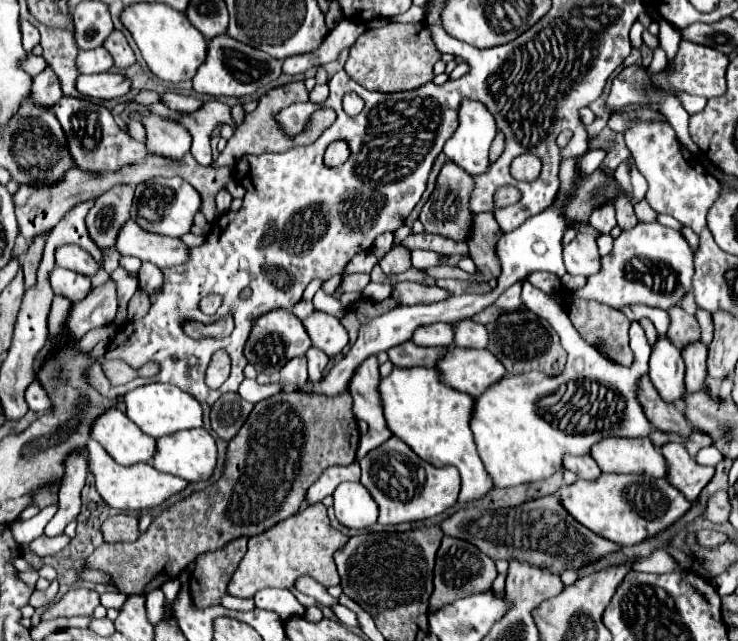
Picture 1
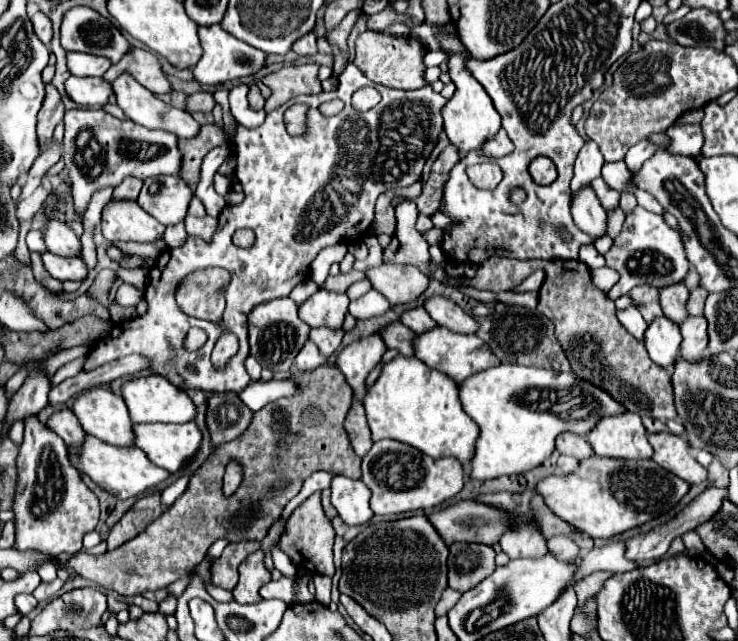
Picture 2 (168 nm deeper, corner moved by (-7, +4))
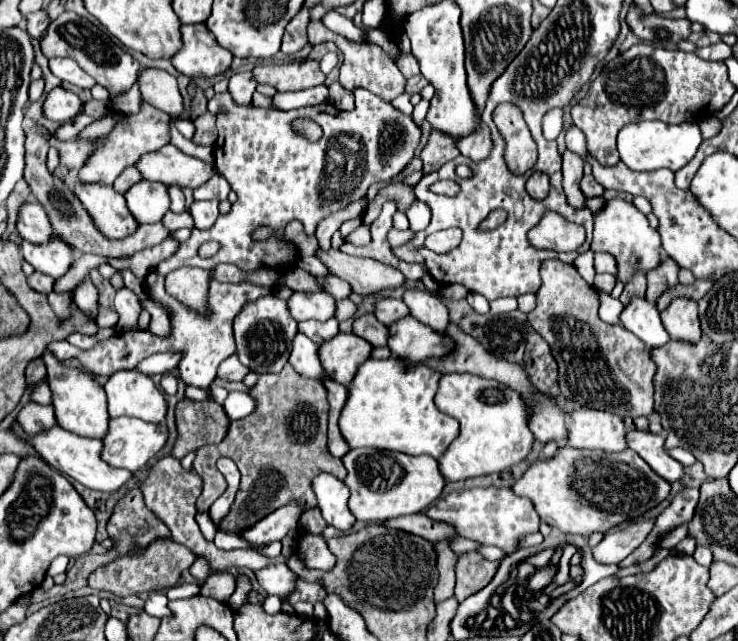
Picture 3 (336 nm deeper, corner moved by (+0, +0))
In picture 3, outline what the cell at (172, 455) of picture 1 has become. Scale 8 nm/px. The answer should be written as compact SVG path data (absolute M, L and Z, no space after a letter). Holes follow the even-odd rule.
M117 417L109 421L107 437L103 437L103 461L109 465L137 471L165 445L167 427L133 417Z

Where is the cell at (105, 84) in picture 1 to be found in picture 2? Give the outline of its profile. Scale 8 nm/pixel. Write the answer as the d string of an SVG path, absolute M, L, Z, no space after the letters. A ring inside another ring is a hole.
M72 75L70 81L66 81L66 91L80 107L104 105L114 95L112 85L104 81L102 77L74 77Z

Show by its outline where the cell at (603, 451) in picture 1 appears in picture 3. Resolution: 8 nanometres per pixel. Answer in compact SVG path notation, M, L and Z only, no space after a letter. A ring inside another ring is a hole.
M579 407L567 413L567 445L579 449L601 449L607 453L623 451L625 425L619 415Z

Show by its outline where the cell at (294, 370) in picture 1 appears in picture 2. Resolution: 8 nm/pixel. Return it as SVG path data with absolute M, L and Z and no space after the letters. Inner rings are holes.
M306 341L306 345L296 355L296 361L294 361L298 371L312 371L312 369L316 369L316 367L320 367L324 363L326 363L326 357L322 357L318 353L318 347L312 341Z

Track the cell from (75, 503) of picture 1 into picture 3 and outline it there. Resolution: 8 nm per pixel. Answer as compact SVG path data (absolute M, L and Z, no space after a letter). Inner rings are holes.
M37 403L23 405L23 409L17 413L17 421L27 433L39 433L57 423L51 405L37 405Z

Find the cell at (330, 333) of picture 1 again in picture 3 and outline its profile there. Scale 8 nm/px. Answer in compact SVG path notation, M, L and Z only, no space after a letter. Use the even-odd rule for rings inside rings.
M295 291L289 299L287 299L287 307L291 317L299 323L299 321L307 321L307 319L317 319L317 321L327 321L329 317L333 317L335 313L335 299L327 293L303 293L303 291Z

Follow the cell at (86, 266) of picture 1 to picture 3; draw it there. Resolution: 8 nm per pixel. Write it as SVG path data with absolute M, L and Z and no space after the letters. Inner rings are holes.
M25 201L19 207L17 231L25 241L31 241L31 243L47 243L53 237L53 229L47 213L39 203L33 203L33 201Z

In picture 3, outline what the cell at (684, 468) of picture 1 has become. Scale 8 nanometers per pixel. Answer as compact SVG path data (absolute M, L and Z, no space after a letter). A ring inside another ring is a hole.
M627 431L627 447L633 449L659 477L673 483L683 475L683 465L671 459L663 447L665 437L649 431Z

